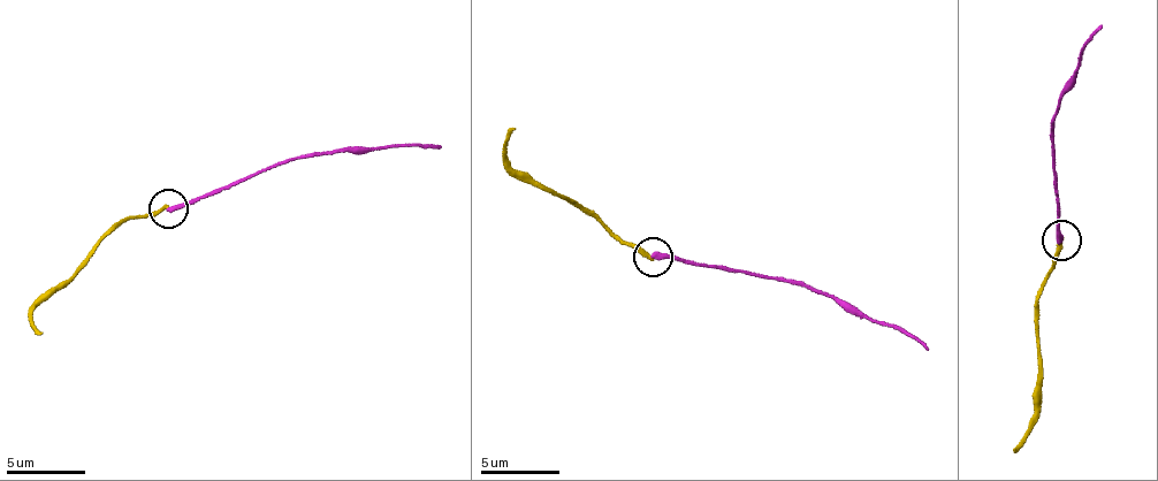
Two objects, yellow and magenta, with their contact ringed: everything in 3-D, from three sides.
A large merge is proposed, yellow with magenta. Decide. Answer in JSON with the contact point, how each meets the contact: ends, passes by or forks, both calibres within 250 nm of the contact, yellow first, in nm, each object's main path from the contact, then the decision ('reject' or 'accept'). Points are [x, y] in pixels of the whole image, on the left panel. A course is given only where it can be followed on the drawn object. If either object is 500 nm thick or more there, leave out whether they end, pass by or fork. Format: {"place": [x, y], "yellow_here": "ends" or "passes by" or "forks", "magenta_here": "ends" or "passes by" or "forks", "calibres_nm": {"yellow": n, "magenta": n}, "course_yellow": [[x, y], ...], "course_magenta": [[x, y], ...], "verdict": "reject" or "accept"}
{"place": [168, 208], "yellow_here": "ends", "magenta_here": "ends", "calibres_nm": {"yellow": 280, "magenta": 340}, "course_yellow": [[169, 207], [141, 215], [111, 233], [48, 297], [36, 303], [31, 321], [42, 336]], "course_magenta": [[169, 207], [189, 206], [314, 155], [388, 145], [442, 145]], "verdict": "reject"}

